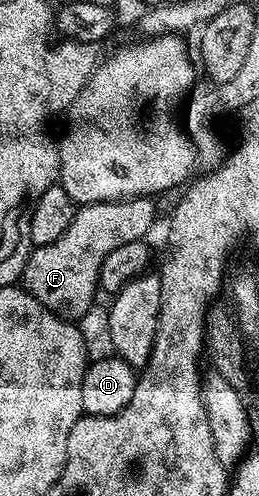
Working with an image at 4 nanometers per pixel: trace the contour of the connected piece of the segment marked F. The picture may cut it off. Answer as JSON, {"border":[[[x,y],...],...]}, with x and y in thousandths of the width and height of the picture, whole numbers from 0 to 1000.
{"border":[[[517,395],[490,403],[413,403],[409,407],[378,407],[375,411],[332,411],[297,417],[286,440],[270,448],[270,456],[255,456],[251,468],[239,472],[239,480],[224,480],[208,488],[193,488],[178,496],[135,496],[108,512],[108,526],[93,538],[93,552],[85,558],[85,577],[112,589],[131,601],[147,601],[147,609],[162,609],[170,617],[216,631],[247,645],[270,645],[301,649],[317,641],[317,633],[332,633],[332,625],[347,625],[359,613],[375,611],[378,583],[386,581],[386,546],[394,544],[394,528],[409,528],[413,516],[425,512],[425,504],[456,504],[456,496],[486,496],[486,488],[517,488],[521,484],[552,484],[575,472],[571,466],[587,460],[587,450],[602,444],[602,419],[587,413],[591,405],[564,395]]]}

